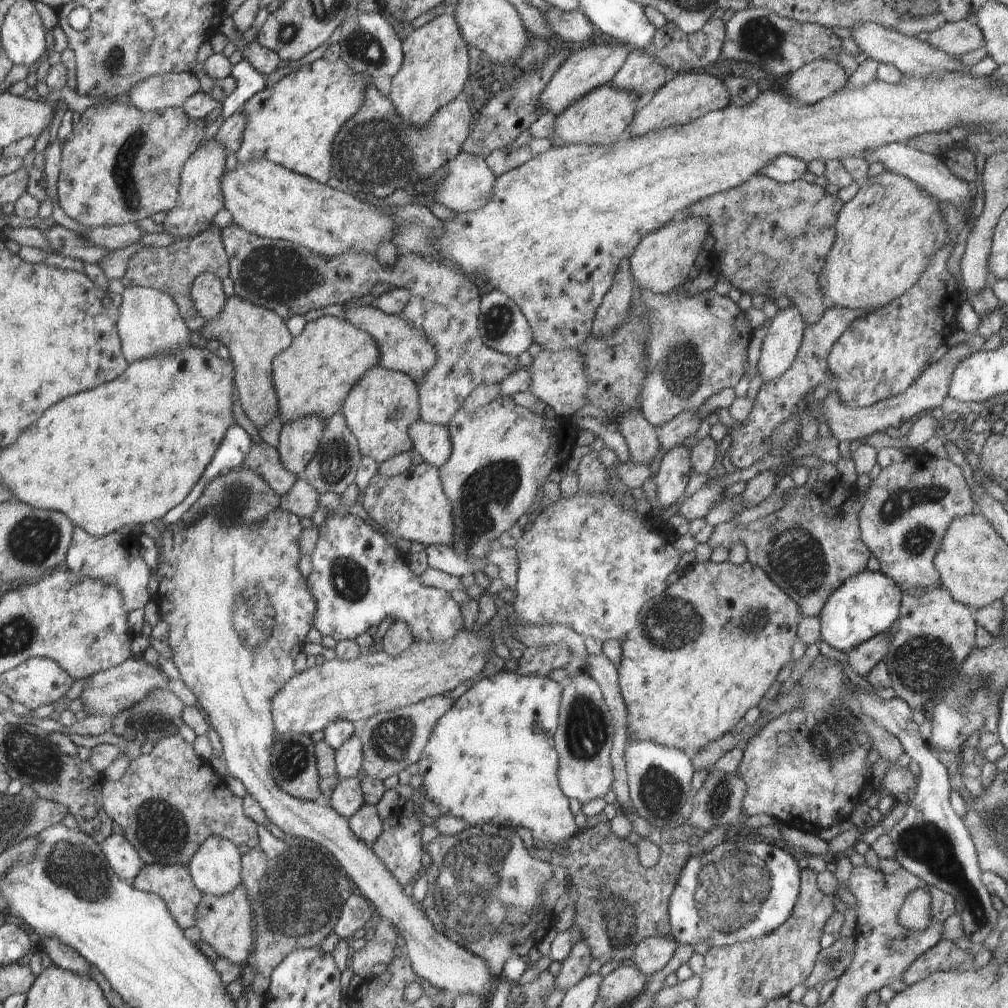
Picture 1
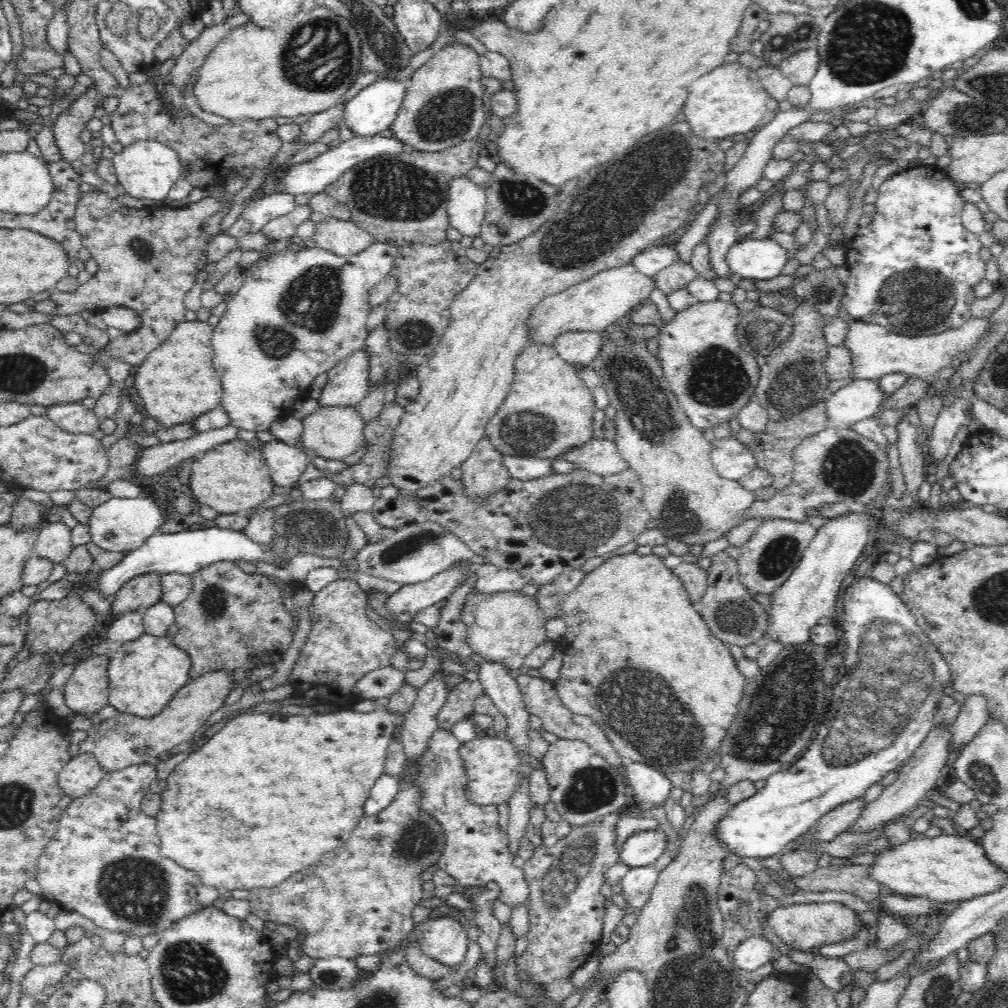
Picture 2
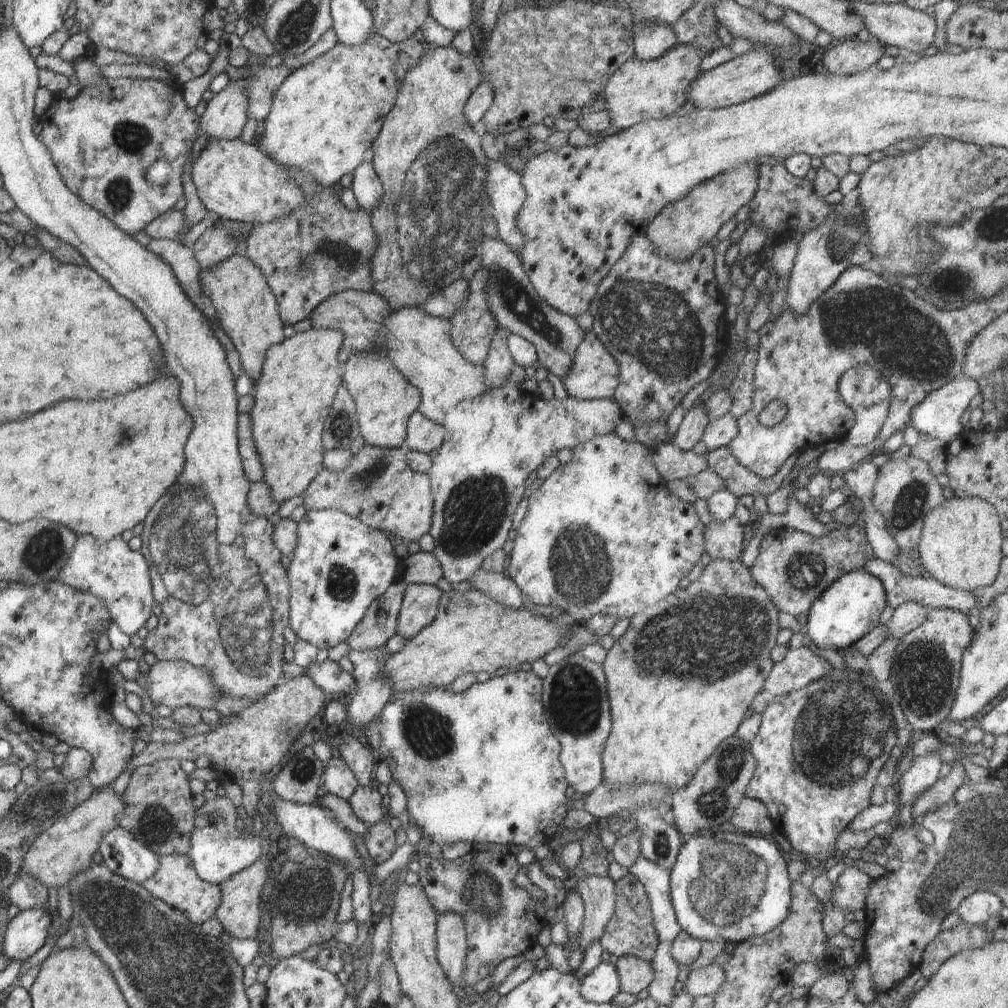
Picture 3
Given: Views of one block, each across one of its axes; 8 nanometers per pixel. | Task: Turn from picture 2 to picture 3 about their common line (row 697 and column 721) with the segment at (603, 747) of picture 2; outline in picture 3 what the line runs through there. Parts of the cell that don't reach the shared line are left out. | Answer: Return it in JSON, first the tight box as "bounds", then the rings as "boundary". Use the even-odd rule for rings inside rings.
{"bounds":[693,499,748,561],"boundary":[[[698,499],[693,504],[694,511],[703,523],[703,540],[705,552],[711,559],[725,559],[728,561],[739,560],[744,548],[742,544],[745,540],[748,529],[740,524],[736,516],[732,516],[725,522],[712,519],[707,512],[704,499]]]}

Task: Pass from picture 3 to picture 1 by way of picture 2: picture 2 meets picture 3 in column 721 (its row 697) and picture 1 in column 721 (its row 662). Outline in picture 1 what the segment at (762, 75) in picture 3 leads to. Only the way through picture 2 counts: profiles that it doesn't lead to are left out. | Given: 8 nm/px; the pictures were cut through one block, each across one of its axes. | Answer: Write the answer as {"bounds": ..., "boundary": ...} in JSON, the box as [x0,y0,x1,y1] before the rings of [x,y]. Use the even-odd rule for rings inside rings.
{"bounds":[633,72,730,136],"boundary":[[[707,72],[680,73],[655,92],[646,107],[638,110],[633,120],[633,136],[642,136],[672,125],[685,125],[712,111],[730,106],[730,93],[722,78]]]}

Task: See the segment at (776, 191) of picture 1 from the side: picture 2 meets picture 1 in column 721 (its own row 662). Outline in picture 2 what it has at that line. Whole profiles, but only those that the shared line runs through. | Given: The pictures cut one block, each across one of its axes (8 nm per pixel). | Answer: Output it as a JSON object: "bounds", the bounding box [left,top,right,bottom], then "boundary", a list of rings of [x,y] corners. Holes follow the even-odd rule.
{"bounds":[172,562,297,680],"boundary":[[[214,562],[214,564],[210,564],[210,566],[205,566],[204,568],[197,570],[192,573],[192,582],[193,588],[188,595],[188,598],[174,606],[175,612],[175,622],[178,626],[178,631],[172,636],[172,641],[174,645],[180,647],[180,649],[186,651],[191,658],[192,666],[190,668],[190,676],[191,680],[196,678],[200,678],[203,674],[212,672],[216,669],[226,669],[230,672],[236,670],[236,668],[244,668],[245,670],[251,670],[252,668],[256,668],[256,666],[266,666],[266,664],[276,664],[276,662],[268,662],[267,659],[263,660],[262,656],[268,656],[268,658],[274,658],[274,660],[280,660],[280,658],[276,658],[278,654],[283,654],[285,650],[288,650],[288,646],[290,646],[290,642],[292,642],[292,636],[294,636],[294,631],[297,629],[296,623],[294,623],[295,615],[290,613],[284,605],[282,605],[282,589],[278,587],[276,583],[272,583],[269,576],[262,574],[248,574],[244,572],[243,569],[238,567],[236,563],[233,562]]]}

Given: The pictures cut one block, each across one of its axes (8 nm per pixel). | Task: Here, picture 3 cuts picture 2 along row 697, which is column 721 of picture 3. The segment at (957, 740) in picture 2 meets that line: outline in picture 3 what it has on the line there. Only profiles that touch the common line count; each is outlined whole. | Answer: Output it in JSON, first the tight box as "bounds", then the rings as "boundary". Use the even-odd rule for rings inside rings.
{"bounds":[685,963,724,999],"boundary":[[[717,963],[688,970],[685,992],[694,999],[701,995],[713,996],[722,987],[724,980],[722,968]]]}

